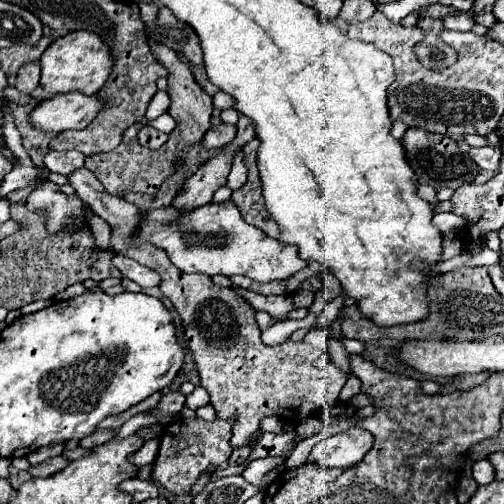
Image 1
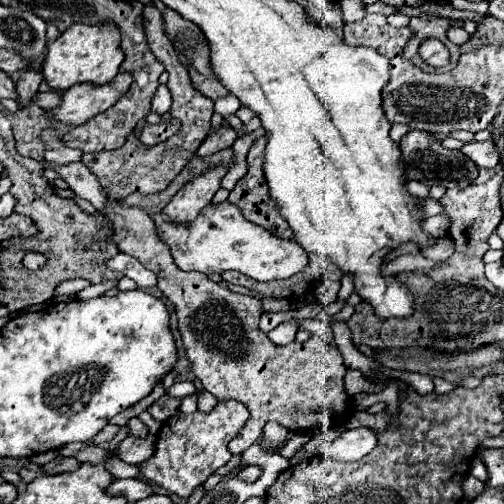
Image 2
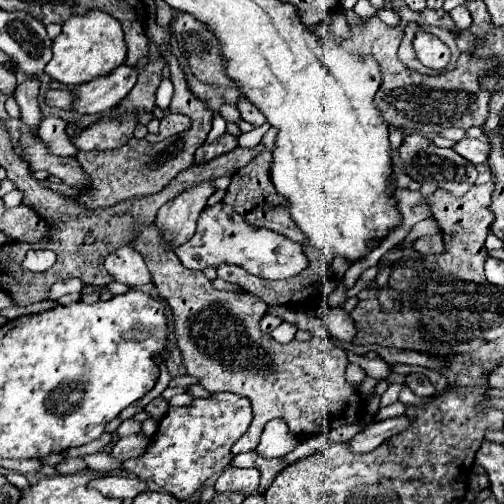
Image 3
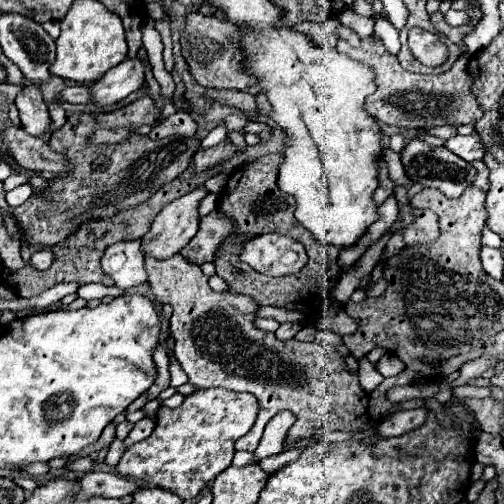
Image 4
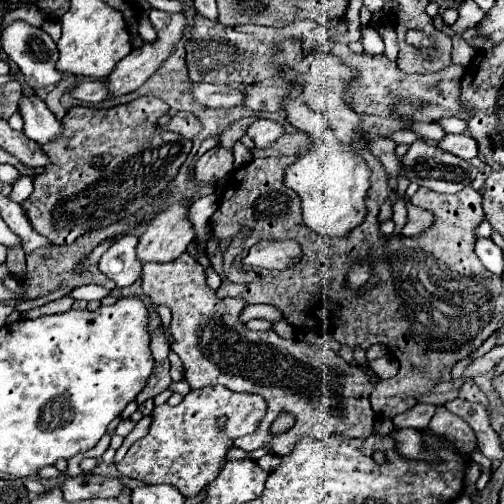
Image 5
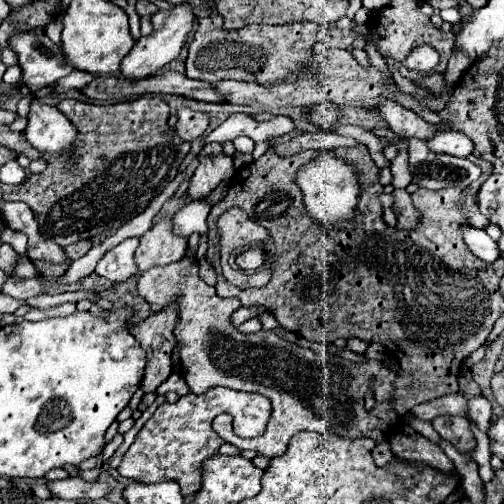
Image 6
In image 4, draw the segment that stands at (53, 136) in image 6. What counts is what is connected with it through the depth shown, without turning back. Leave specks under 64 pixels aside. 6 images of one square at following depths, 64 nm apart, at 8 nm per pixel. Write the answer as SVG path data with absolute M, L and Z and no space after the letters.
M34 84L22 86L22 90L16 96L16 106L20 112L22 128L32 136L44 136L44 130L48 128L50 118L38 86Z

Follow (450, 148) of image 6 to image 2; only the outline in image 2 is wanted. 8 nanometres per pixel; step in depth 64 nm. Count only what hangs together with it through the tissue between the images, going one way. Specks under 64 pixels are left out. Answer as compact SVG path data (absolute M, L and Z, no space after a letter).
M488 140L488 142L472 142L472 144L466 144L462 148L462 152L480 168L496 168L496 164L500 162L500 156L494 148L494 142Z

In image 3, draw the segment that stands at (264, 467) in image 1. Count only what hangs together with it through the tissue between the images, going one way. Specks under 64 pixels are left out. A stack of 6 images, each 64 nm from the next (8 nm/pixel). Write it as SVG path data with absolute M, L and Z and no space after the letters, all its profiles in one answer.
M230 466L216 480L214 488L218 492L242 490L248 496L254 496L254 494L258 494L258 482L260 482L260 472L256 468L232 468Z

